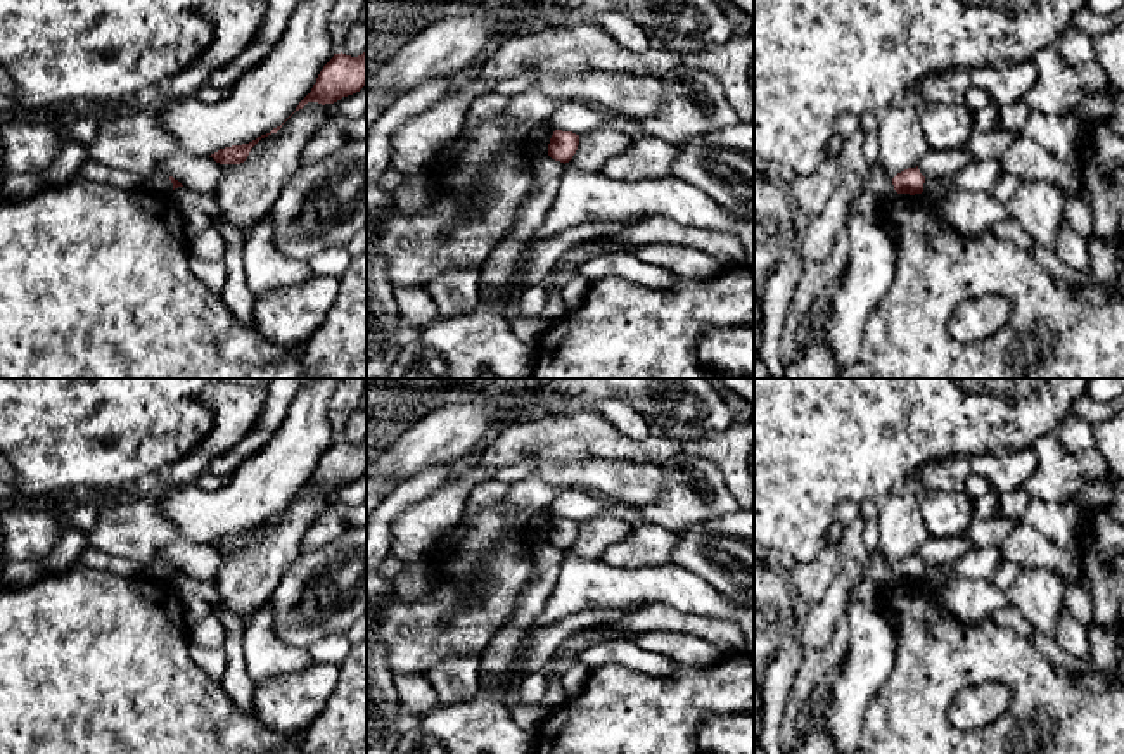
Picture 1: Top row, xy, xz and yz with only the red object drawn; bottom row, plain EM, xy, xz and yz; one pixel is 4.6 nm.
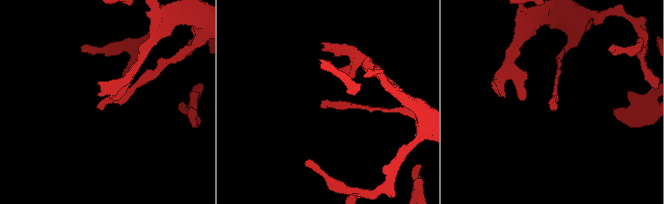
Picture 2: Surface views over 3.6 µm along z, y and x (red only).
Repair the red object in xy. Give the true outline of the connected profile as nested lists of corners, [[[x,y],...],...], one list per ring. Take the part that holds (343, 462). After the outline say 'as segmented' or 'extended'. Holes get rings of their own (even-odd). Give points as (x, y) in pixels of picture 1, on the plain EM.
[[[367,436],[358,444],[342,439],[334,441],[296,498],[303,496],[308,489],[334,491],[342,484],[360,479],[363,474],[367,474]]] | as segmented

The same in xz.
[[[555,517],[548,531],[548,543],[565,552],[576,541],[578,533],[579,522],[572,519]]] | as segmented

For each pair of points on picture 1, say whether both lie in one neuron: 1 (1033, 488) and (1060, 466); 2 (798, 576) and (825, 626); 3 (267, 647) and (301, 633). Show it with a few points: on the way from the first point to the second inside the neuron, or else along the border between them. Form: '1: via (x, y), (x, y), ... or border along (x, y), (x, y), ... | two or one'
1: via (1040, 486), (1053, 472) | one
2: border along (836, 569), (829, 588), (811, 606) | two
3: border along (270, 600), (275, 635), (286, 644), (306, 649) | two

